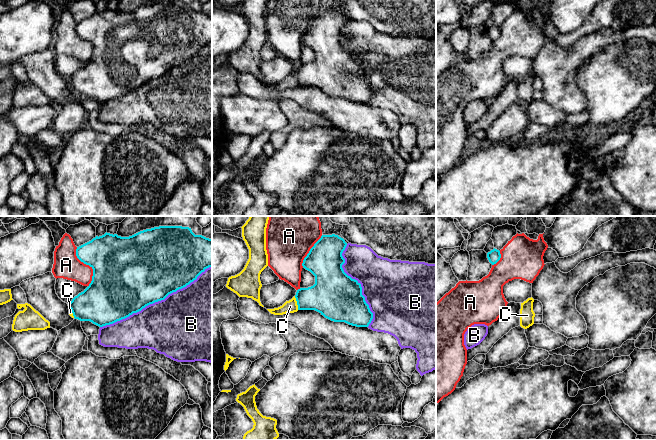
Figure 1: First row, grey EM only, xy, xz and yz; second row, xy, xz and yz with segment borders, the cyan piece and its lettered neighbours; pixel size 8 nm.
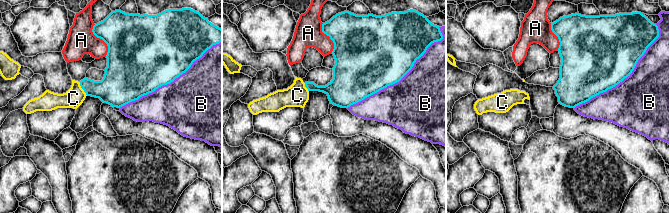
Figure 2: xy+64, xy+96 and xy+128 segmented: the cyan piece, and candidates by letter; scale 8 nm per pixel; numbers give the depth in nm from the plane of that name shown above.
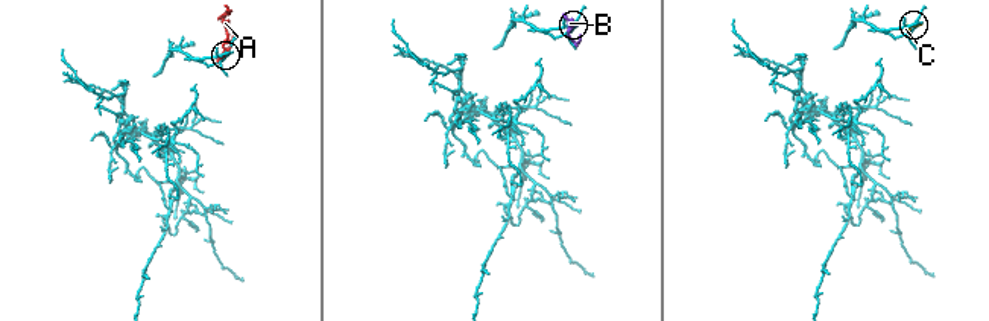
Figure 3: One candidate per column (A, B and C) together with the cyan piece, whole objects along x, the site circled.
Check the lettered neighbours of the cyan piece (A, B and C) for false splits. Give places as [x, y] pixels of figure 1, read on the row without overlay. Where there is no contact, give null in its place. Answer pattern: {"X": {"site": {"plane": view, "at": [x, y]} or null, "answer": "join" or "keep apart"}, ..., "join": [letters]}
{"A": {"site": {"plane": "xy", "at": [88, 40]}, "answer": "keep apart"}, "B": {"site": {"plane": "xy", "at": [155, 77]}, "answer": "keep apart"}, "C": {"site": {"plane": "xz", "at": [297, 79]}, "answer": "keep apart"}, "join": []}

